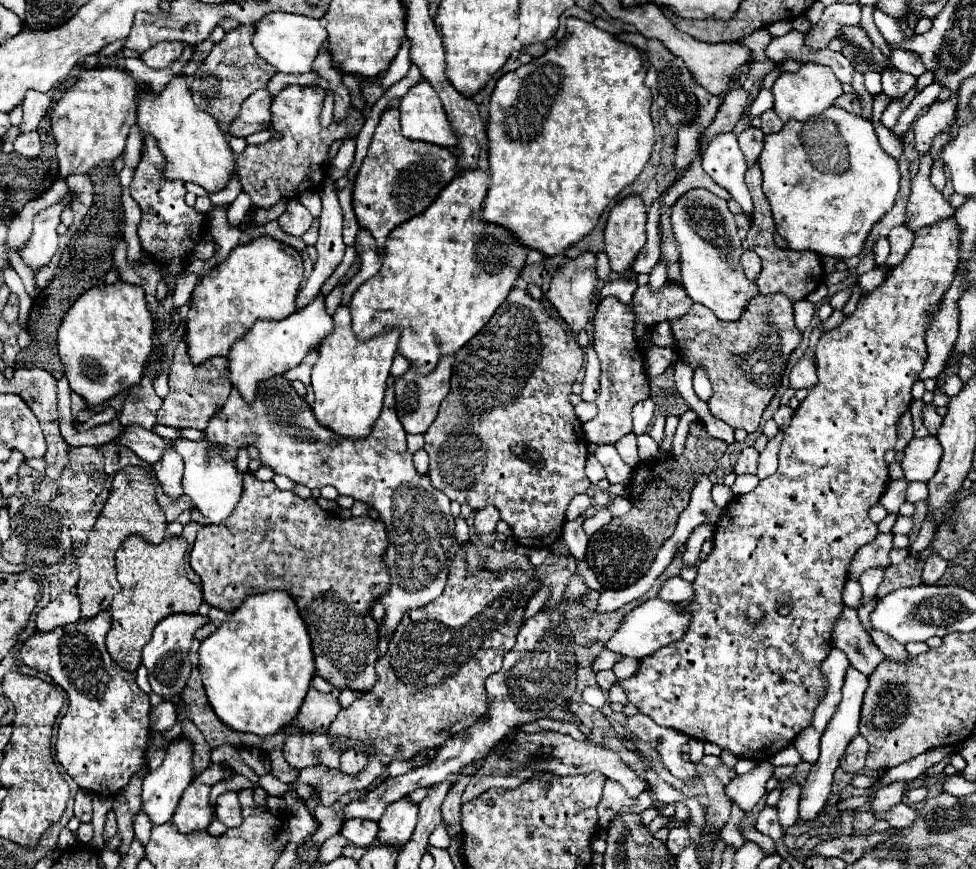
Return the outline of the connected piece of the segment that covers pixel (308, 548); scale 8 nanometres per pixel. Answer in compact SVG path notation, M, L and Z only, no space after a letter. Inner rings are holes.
M248 474L244 478L244 490L242 490L242 498L238 502L238 506L234 508L232 516L228 516L228 520L220 522L220 524L206 524L202 526L202 530L198 532L198 538L194 542L192 554L190 554L190 564L192 568L198 572L198 576L202 578L202 588L204 588L204 600L210 606L216 606L224 612L234 612L250 594L260 594L260 592L270 592L270 590L286 590L288 594L294 596L298 610L308 626L310 638L312 638L312 648L314 648L314 658L316 658L316 670L322 678L326 678L328 682L332 682L336 688L354 688L358 692L364 692L368 688L374 686L376 682L376 672L374 672L374 664L378 660L378 624L368 616L370 604L384 592L384 588L390 586L390 574L382 564L382 554L388 546L386 540L386 530L384 524L380 520L372 520L368 516L356 516L350 520L342 520L336 514L328 514L326 510L322 510L314 498L302 500L298 494L288 492L288 490L280 490L274 486L274 482L262 482L258 478L254 478L252 474Z

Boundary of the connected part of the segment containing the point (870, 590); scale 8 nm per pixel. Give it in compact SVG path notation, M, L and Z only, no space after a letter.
M868 568L866 572L860 574L858 582L862 586L862 604L866 604L870 600L876 600L876 592L878 592L878 586L882 584L884 570L886 568Z

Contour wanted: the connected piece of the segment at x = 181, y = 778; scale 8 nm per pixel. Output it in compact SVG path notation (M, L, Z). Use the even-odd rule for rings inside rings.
M182 738L180 742L168 746L162 766L156 770L150 770L150 774L144 778L142 808L150 816L152 826L170 822L174 808L178 806L178 800L180 800L182 792L186 790L186 786L192 782L192 778L194 778L194 774L192 774L192 742L188 738Z

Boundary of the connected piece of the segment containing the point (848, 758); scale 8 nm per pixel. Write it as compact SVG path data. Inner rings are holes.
M858 734L858 736L848 744L846 752L842 754L842 758L840 758L840 768L842 768L844 772L858 774L858 772L864 770L866 756L868 756L868 742L864 740L864 736Z

